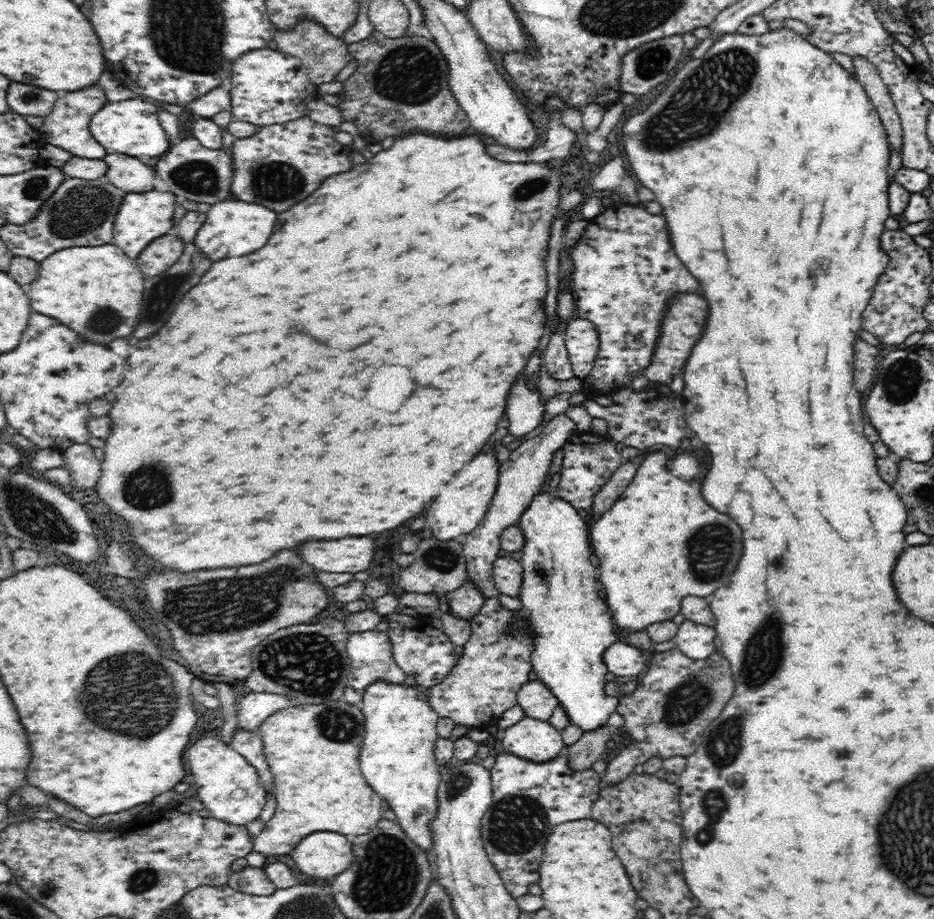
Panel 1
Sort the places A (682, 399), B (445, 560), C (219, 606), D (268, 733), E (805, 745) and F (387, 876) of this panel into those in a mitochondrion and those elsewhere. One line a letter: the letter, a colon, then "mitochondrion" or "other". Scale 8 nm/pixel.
A: other
B: mitochondrion
C: mitochondrion
D: other
E: other
F: mitochondrion

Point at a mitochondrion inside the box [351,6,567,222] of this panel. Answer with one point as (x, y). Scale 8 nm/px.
(418, 71)

